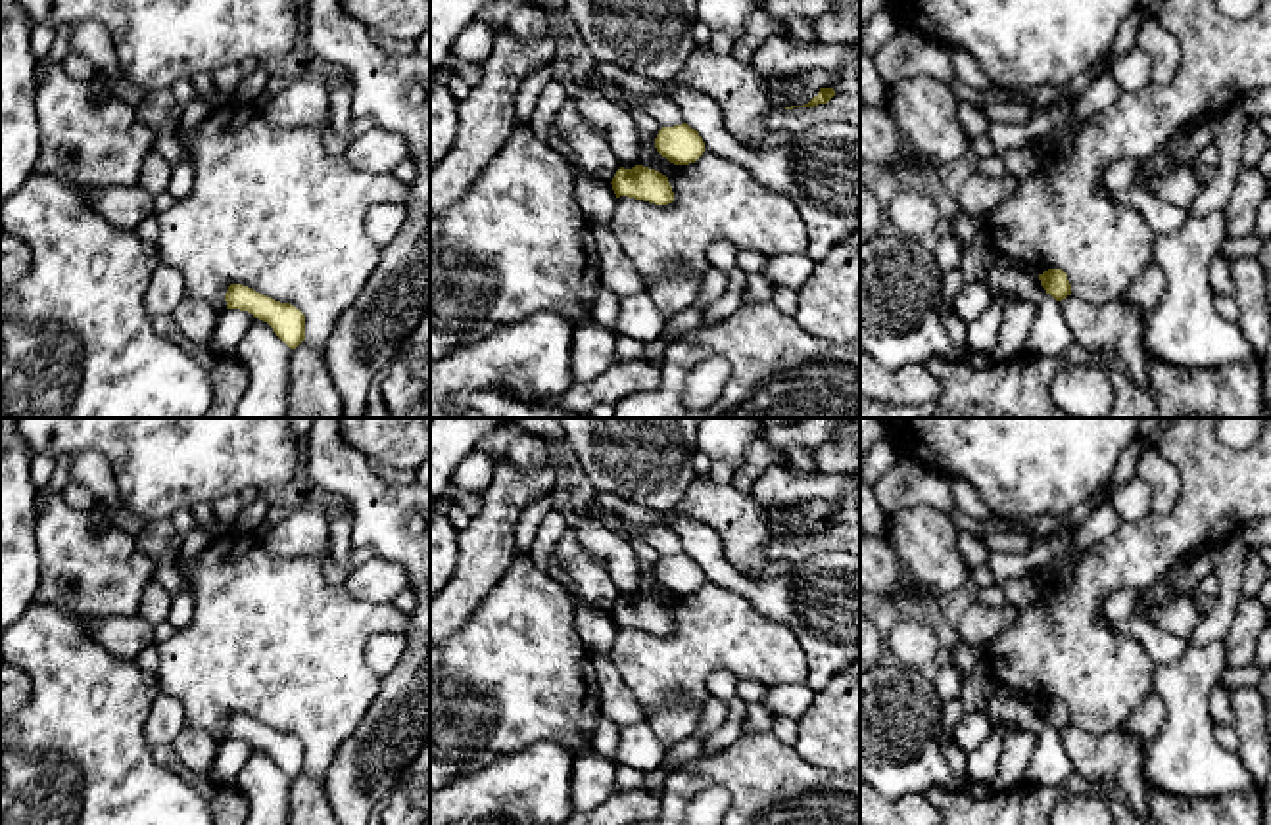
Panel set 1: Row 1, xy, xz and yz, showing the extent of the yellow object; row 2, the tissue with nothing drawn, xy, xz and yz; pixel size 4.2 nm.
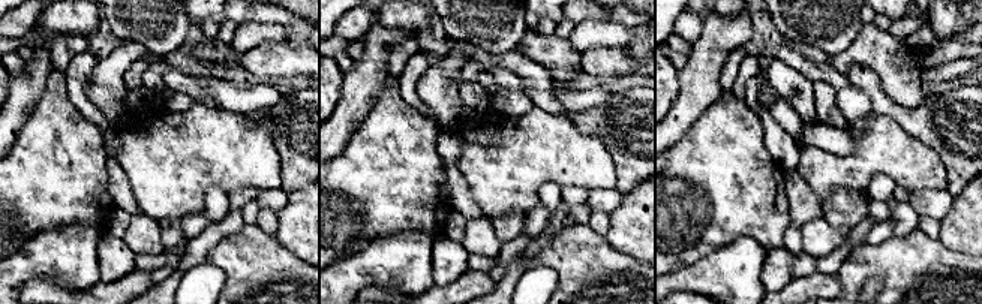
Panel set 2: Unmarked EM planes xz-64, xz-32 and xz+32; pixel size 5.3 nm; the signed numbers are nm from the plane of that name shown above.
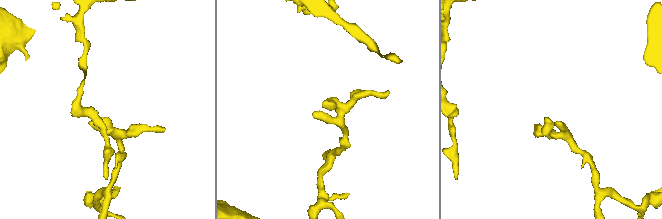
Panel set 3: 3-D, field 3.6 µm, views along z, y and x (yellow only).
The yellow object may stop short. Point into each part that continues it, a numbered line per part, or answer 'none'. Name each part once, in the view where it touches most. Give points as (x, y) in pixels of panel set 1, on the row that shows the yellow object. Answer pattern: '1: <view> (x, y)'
none

